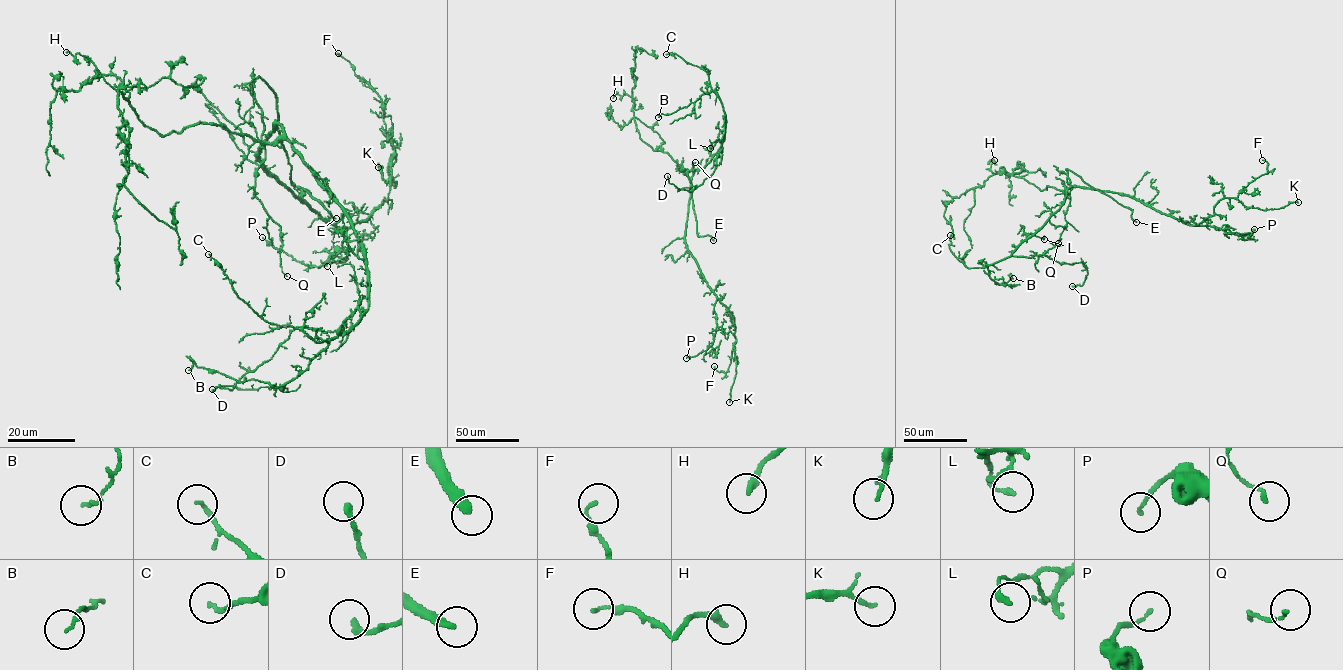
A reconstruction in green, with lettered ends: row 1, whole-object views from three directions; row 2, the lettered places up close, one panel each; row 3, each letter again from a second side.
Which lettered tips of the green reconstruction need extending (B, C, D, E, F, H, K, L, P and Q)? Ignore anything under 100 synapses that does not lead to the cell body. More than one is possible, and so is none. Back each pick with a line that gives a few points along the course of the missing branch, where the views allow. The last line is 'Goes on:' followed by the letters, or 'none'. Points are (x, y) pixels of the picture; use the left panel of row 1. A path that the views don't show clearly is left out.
E: Course of what is missing: (336, 218), (346, 224), (360, 221), (359, 229)
Goes on: E

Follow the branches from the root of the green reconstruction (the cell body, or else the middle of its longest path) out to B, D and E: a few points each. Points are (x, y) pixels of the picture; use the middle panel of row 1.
B: (690, 193), (693, 173), (710, 161), (723, 141), (722, 105), (711, 91), (658, 117)
D: (690, 193), (693, 173), (710, 161), (722, 142), (725, 116), (714, 171), (692, 191), (669, 183), (667, 176)
E: (690, 193), (694, 171), (688, 171), (686, 176), (684, 170), (691, 182), (697, 234), (709, 235), (713, 240)

